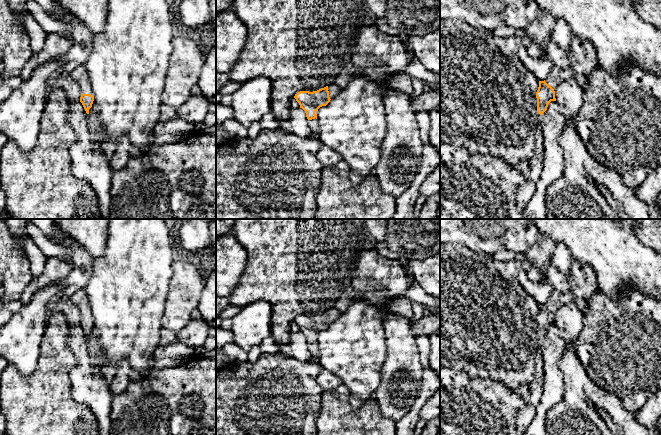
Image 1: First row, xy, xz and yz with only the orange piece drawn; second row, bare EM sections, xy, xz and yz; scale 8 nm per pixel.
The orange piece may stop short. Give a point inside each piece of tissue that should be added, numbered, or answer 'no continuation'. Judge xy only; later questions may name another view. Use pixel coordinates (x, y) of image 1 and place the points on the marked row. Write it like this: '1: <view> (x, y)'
1: xy (80, 75)

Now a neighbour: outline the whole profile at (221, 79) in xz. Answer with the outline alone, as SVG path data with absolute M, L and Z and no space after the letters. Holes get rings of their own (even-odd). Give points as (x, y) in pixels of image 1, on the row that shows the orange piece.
M216 71L216 93L219 93L221 88L229 81L229 75Z

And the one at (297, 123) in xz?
M294 97L290 100L290 116L288 119L277 119L279 128L300 138L311 137L312 131L308 125L305 111Z

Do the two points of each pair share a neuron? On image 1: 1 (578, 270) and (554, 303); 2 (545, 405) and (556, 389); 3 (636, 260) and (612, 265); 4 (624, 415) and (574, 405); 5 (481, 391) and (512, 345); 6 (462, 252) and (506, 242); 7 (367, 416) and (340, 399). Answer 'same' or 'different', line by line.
1: same
2: same
3: same
4: same
5: different
6: different
7: same

